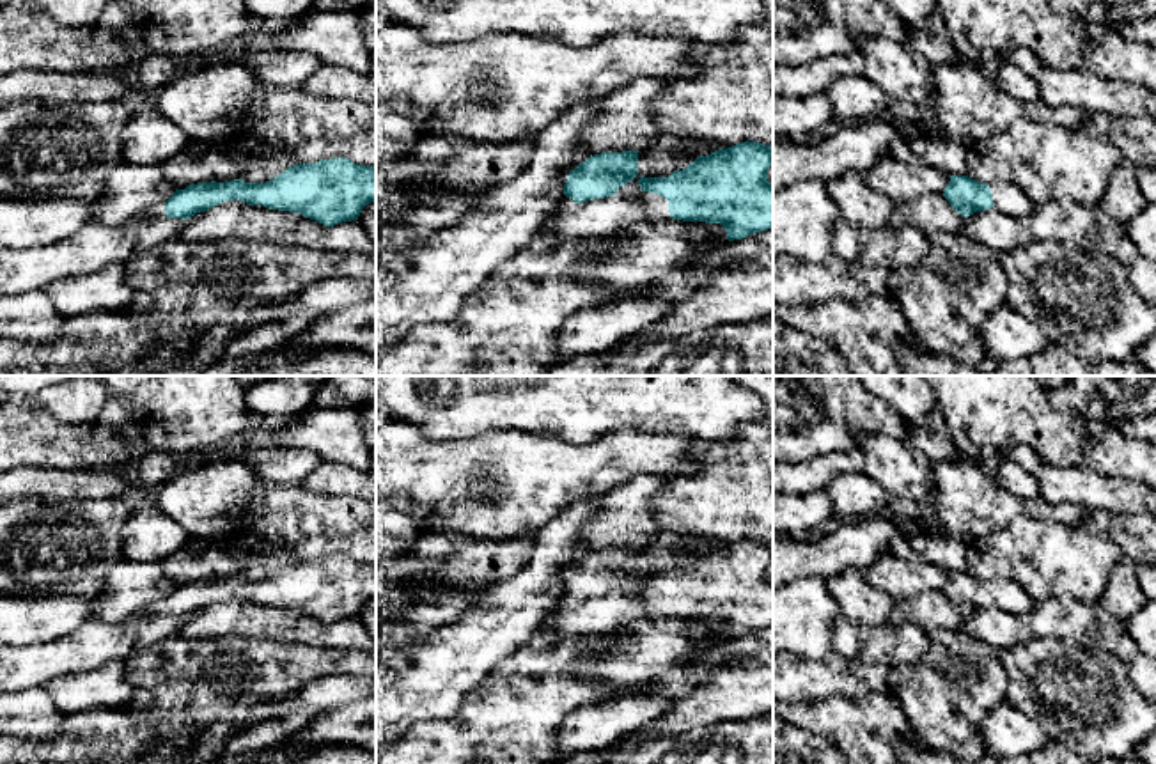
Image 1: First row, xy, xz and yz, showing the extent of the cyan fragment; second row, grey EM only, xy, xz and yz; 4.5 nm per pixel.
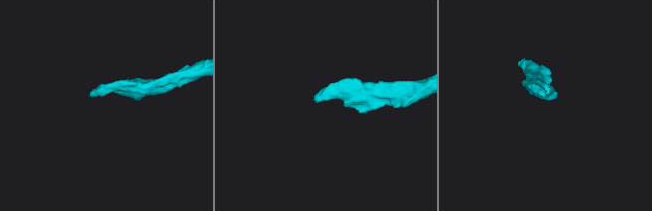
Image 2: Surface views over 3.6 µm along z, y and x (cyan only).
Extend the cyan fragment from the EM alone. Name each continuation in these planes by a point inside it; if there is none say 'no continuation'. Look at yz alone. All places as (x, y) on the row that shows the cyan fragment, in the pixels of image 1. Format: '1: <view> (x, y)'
1: yz (1007, 199)

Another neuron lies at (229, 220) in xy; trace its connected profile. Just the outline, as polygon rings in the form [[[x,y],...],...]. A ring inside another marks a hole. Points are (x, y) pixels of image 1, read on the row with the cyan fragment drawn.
[[[227,200],[188,218],[179,230],[179,238],[193,243],[261,241],[365,255],[376,252],[376,243],[358,220],[326,227],[300,213],[250,206],[241,200]]]

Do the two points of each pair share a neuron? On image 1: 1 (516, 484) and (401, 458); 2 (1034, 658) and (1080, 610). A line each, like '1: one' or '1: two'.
1: one
2: two

